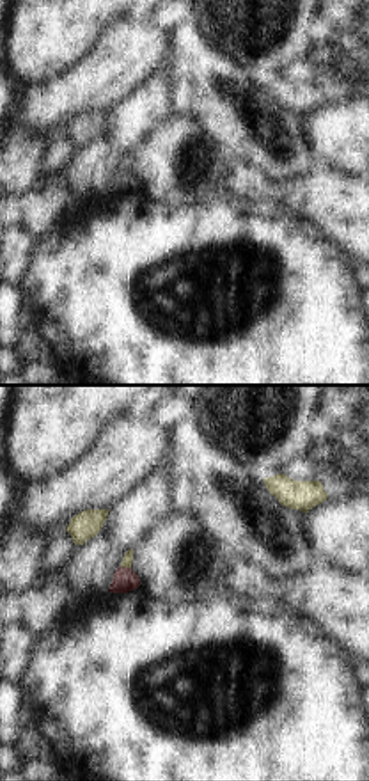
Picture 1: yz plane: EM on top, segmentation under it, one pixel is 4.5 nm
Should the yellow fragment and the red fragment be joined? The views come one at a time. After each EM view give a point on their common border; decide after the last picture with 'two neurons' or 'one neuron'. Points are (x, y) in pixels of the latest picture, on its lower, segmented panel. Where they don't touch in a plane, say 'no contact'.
(126, 567)

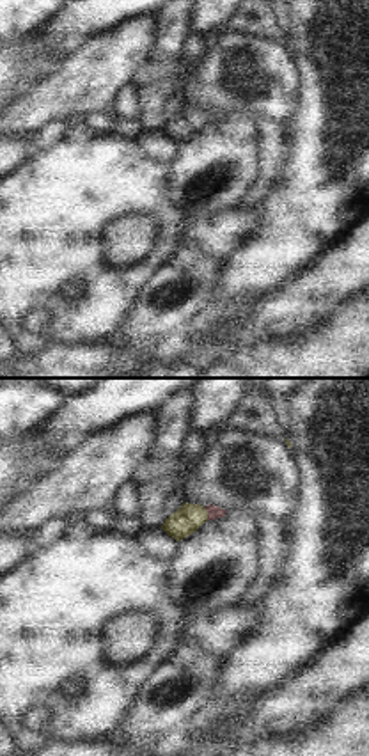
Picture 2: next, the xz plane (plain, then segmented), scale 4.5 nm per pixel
(206, 513)

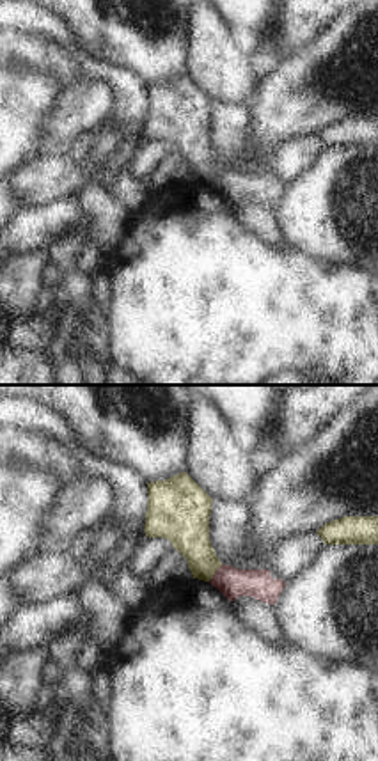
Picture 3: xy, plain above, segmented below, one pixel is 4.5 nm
(213, 573)

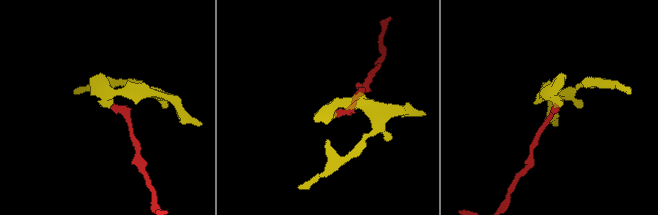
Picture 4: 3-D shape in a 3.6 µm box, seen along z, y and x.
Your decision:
two neurons

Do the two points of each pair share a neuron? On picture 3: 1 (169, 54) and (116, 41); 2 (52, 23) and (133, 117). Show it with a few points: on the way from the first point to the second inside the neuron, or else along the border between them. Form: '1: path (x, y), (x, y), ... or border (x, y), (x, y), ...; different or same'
1: path (157, 50), (146, 41), (128, 41); same
2: path (75, 50), (89, 64), (109, 73), (126, 91); same

